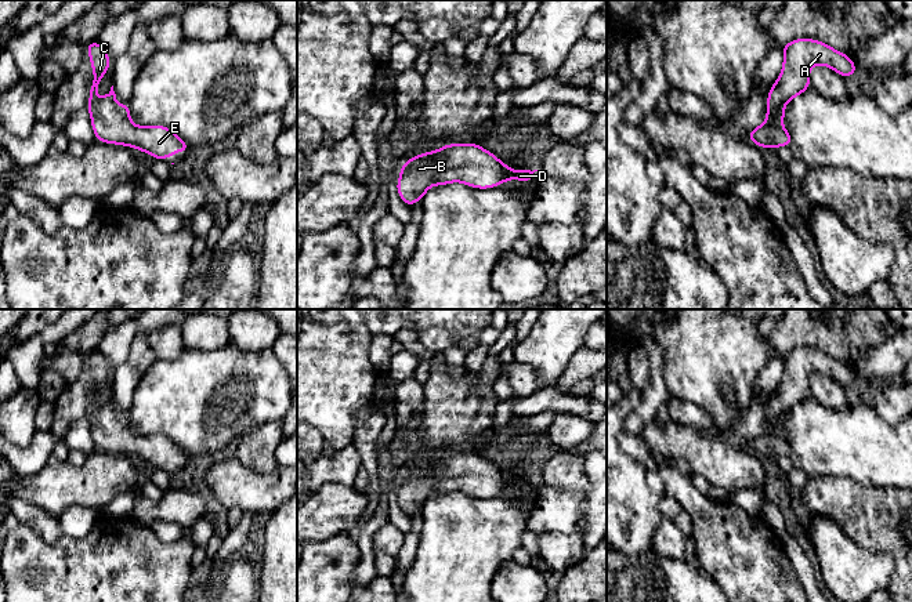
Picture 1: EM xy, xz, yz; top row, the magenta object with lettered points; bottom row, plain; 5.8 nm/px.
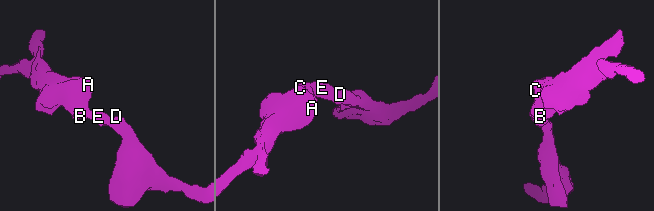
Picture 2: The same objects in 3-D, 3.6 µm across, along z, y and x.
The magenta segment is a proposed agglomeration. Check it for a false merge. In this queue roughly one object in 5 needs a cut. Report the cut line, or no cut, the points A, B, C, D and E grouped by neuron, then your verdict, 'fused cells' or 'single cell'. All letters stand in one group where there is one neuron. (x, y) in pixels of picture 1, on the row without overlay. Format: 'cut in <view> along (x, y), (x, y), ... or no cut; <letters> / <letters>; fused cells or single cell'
no cut; A B C D E; single cell

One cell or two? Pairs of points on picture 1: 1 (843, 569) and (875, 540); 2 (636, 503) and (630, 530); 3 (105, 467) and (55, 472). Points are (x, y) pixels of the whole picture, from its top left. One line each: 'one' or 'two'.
1: two
2: one
3: one

